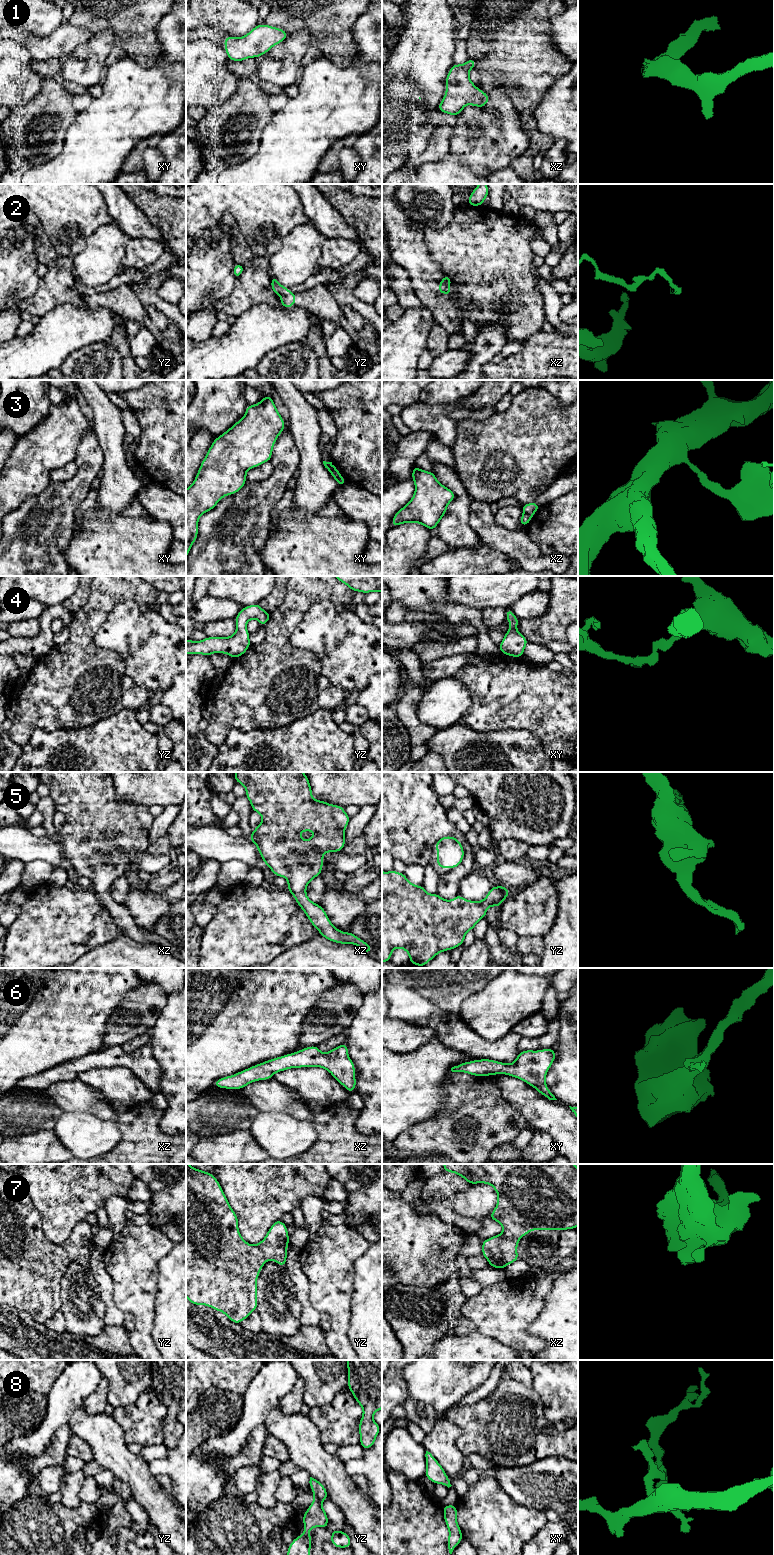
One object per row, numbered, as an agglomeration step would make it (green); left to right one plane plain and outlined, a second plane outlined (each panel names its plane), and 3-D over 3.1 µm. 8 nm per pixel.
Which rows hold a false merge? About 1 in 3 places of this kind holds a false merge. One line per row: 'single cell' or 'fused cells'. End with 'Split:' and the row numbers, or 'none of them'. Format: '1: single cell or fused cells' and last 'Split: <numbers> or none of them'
1: single cell
2: fused cells
3: fused cells
4: single cell
5: single cell
6: single cell
7: single cell
8: single cell
Split: 2, 3

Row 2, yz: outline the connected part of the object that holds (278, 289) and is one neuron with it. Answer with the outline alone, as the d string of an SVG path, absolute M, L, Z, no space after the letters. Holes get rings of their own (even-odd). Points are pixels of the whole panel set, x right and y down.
M275 276L271 277L271 288L276 295L287 295L289 293L289 289L287 287L282 286Z

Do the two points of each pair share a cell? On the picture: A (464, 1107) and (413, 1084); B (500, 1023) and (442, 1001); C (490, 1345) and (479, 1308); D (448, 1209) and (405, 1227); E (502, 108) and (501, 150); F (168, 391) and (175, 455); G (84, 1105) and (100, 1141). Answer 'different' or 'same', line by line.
A: different
B: different
C: different
D: different
E: same
F: same
G: different

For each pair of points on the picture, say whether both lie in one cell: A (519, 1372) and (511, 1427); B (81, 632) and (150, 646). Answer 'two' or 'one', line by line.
A: one
B: two

